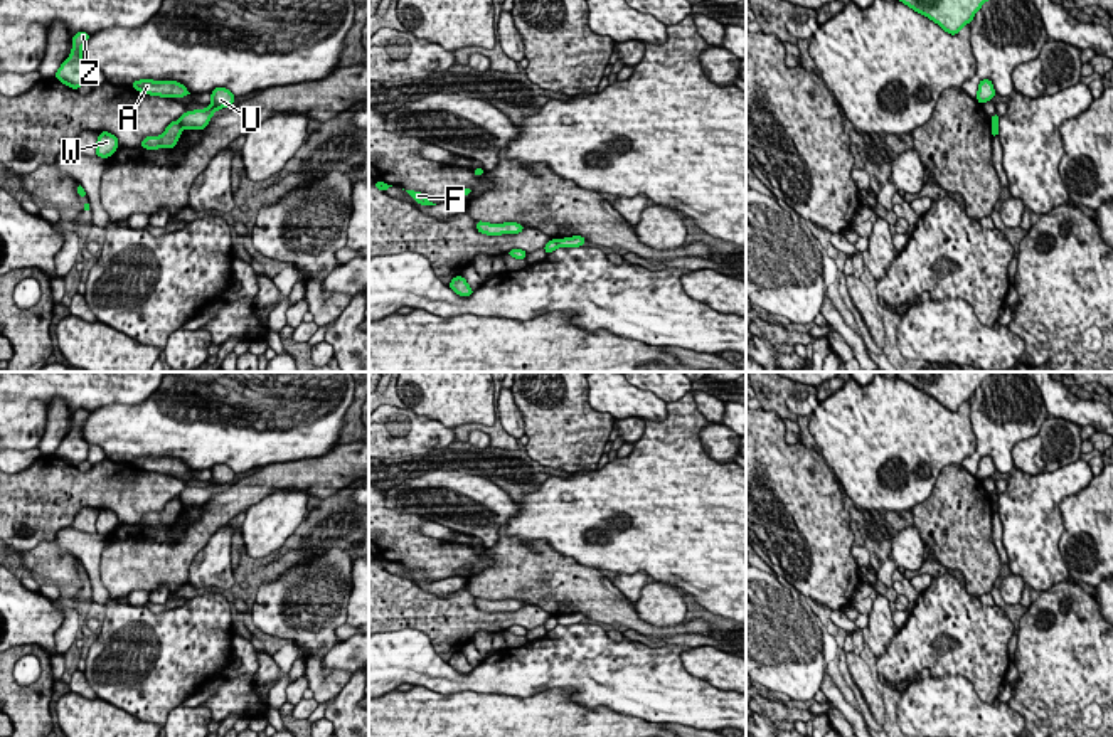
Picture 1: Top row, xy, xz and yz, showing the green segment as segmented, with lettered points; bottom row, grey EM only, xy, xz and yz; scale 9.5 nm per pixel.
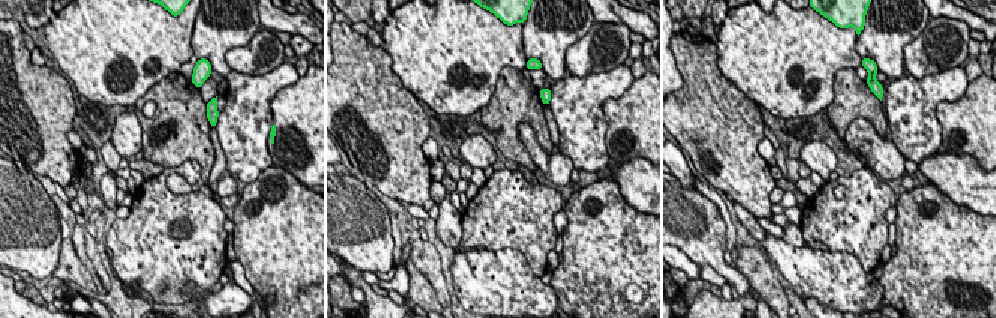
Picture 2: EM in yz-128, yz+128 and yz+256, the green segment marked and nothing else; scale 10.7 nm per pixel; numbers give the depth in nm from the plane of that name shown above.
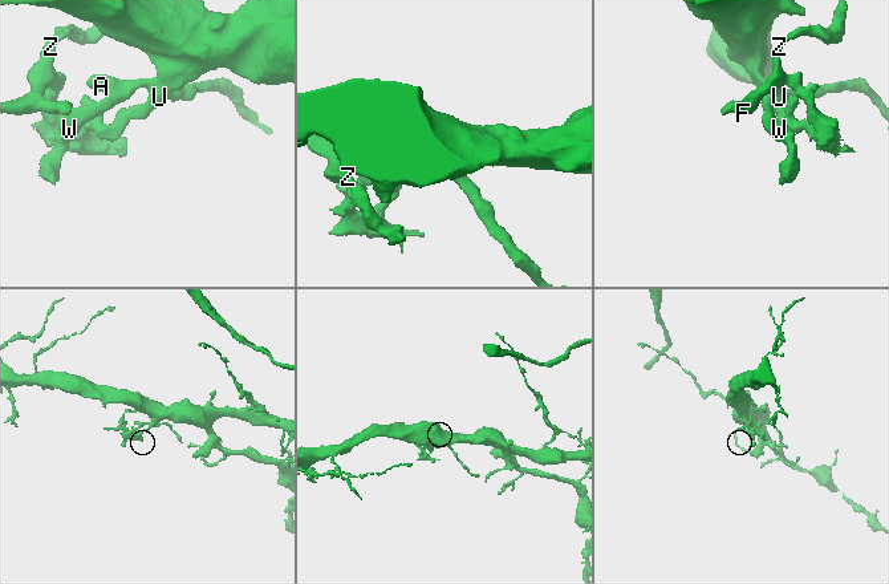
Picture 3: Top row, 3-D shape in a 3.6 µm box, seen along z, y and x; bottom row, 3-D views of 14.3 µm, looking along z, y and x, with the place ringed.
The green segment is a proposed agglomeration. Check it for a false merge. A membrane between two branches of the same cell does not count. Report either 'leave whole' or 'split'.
split

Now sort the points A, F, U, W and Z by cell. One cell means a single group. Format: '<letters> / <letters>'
A U W / F Z

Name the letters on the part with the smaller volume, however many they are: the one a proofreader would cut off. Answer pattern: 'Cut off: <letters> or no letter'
Cut off: F, Z

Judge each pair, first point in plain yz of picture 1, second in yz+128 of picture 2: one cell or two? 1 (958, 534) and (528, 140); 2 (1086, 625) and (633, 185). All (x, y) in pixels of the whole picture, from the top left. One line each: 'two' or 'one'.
1: two
2: two

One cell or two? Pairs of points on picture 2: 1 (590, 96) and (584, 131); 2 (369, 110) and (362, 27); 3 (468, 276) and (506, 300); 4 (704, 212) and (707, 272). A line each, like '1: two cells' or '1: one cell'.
1: one cell
2: two cells
3: one cell
4: two cells

